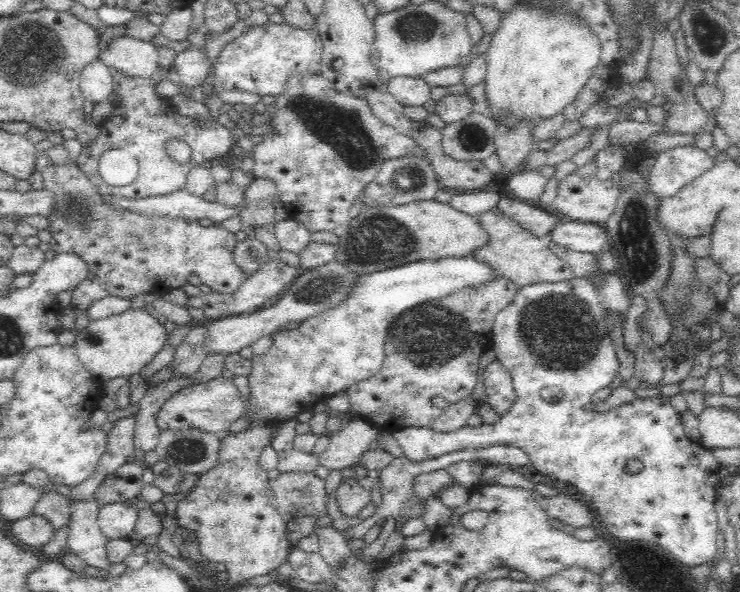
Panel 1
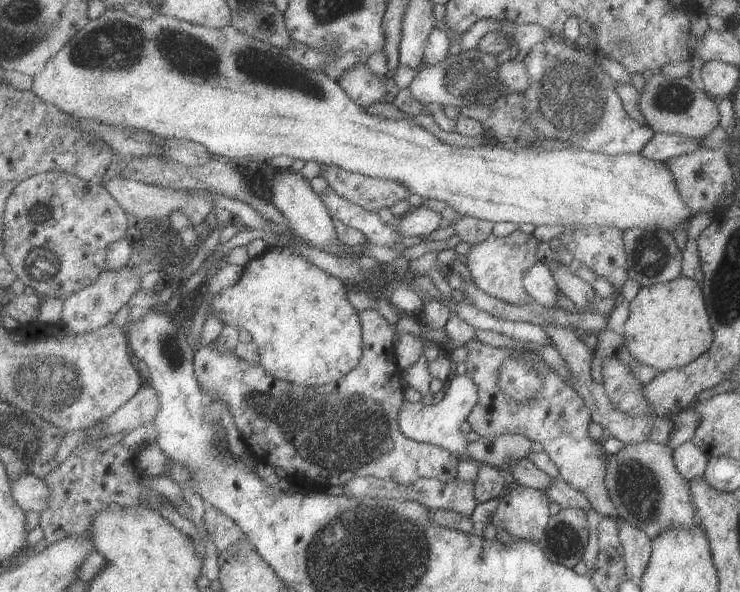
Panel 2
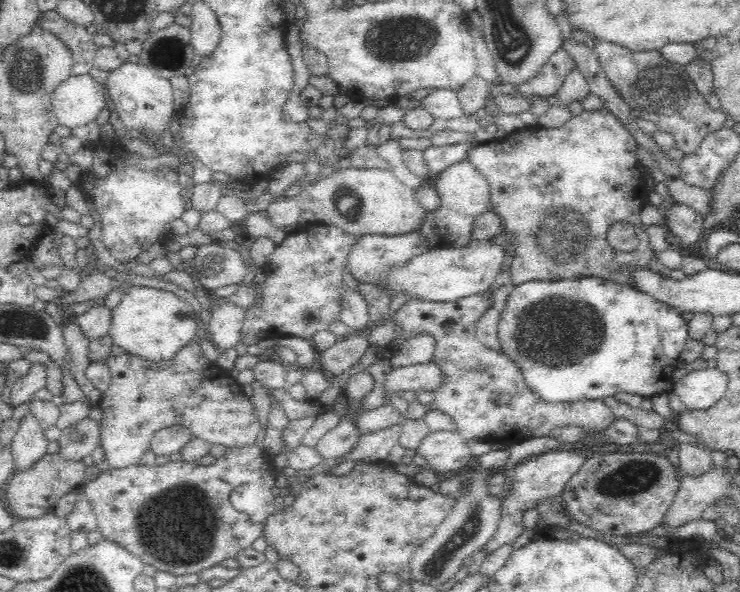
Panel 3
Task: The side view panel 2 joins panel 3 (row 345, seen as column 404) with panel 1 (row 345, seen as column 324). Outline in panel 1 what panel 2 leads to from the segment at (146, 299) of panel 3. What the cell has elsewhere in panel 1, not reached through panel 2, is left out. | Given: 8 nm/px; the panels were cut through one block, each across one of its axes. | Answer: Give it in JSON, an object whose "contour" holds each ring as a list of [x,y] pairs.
{"contour":[[[126,309],[124,313],[91,320],[74,337],[73,348],[86,371],[100,381],[127,378],[140,373],[164,348],[168,338],[163,321],[144,309]]]}

